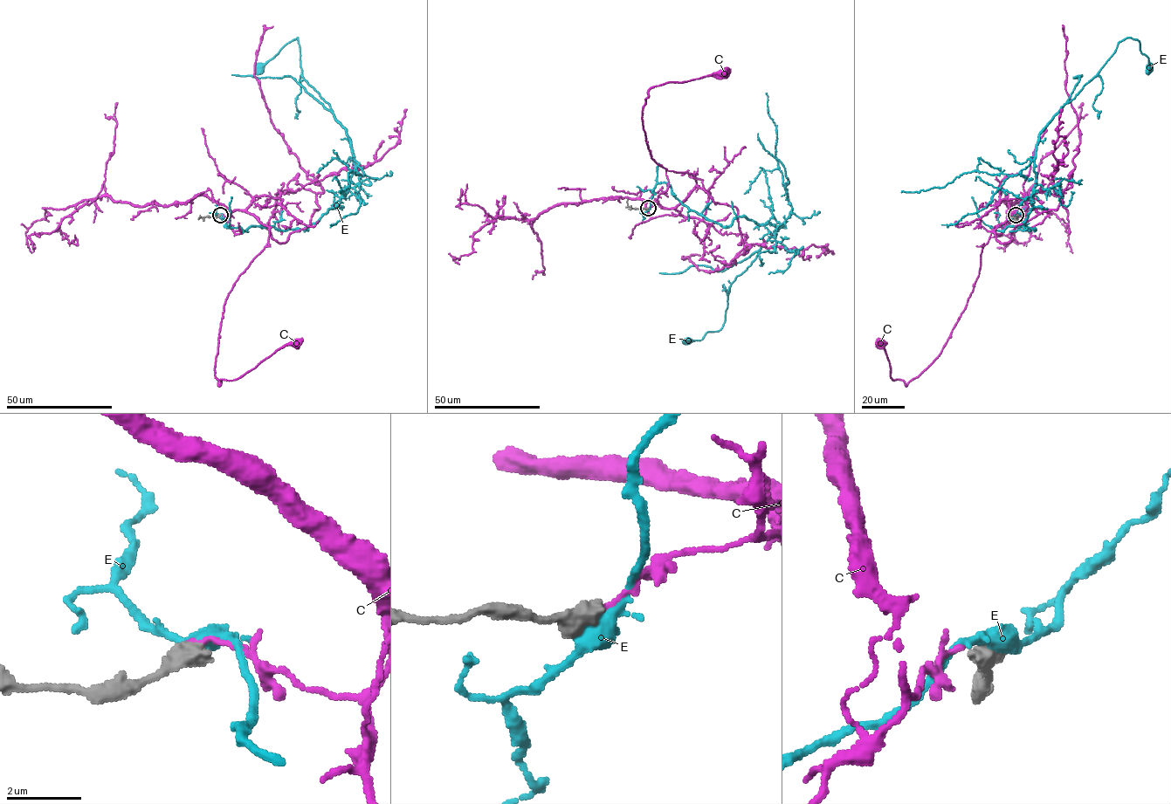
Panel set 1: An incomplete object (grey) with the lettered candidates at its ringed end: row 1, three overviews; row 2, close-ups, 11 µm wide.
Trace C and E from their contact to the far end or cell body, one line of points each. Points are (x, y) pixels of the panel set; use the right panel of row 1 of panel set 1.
C: (1017, 215), (994, 228), (965, 309), (940, 353), (918, 376), (906, 385), (893, 380), (879, 343)
E: (1017, 215), (990, 228), (1035, 229), (1024, 223), (1033, 208), (1041, 131), (1117, 44), (1136, 38), (1149, 68)

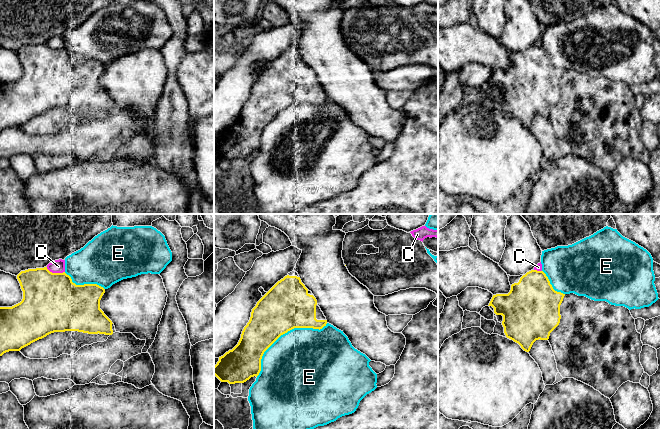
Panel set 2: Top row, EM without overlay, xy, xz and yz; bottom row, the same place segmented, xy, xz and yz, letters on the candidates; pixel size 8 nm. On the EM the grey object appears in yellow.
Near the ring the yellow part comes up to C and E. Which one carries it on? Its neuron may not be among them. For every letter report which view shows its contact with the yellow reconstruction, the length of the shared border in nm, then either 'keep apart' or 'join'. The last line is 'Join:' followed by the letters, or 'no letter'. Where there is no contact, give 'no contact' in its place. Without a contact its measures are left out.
C: contact in xy; length 160 nm; keep apart
E: contact in xz; length 700 nm; keep apart
Join: no letter

